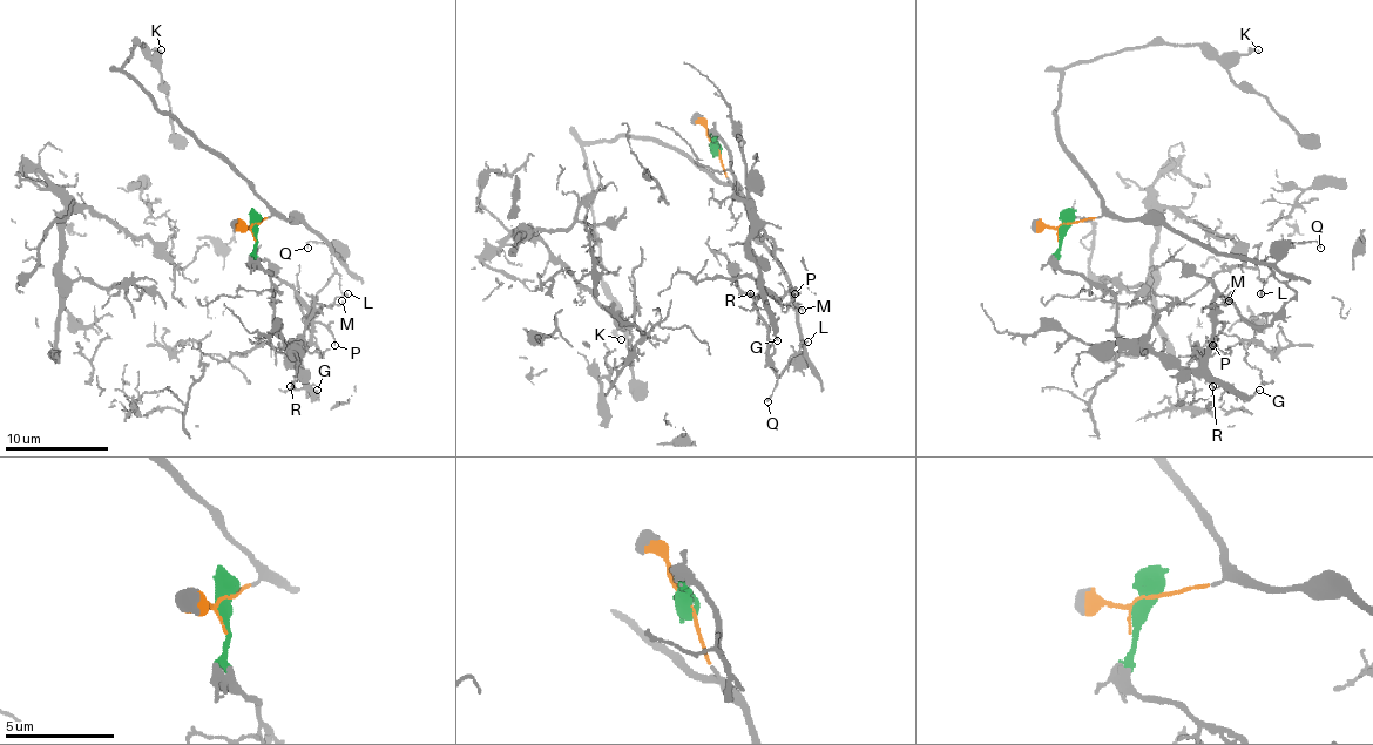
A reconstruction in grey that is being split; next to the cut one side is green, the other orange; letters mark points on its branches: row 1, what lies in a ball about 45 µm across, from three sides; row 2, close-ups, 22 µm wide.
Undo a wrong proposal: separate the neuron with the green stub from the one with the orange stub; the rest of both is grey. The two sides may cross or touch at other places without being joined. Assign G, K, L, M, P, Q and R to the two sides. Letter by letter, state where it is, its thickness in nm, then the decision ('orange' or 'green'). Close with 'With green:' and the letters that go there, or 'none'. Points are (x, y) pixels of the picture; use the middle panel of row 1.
G: at (777, 340); 110 nm thick; green
K: at (621, 339); 140 nm thick; orange
L: at (807, 341); 120 nm thick; green
M: at (802, 310); 120 nm thick; green
P: at (795, 293); 100 nm thick; green
Q: at (768, 401); 140 nm thick; orange
R: at (750, 293); 100 nm thick; green
With green: G, L, M, P, R

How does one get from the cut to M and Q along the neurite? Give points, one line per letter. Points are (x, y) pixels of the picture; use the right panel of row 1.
M: (1066, 224), (1059, 263), (1113, 295), (1115, 333), (1125, 344), (1183, 367), (1204, 363), (1215, 305), (1230, 299)
Q: (1066, 224), (1106, 214), (1162, 219), (1204, 248), (1273, 263), (1286, 243), (1316, 241), (1320, 248)

